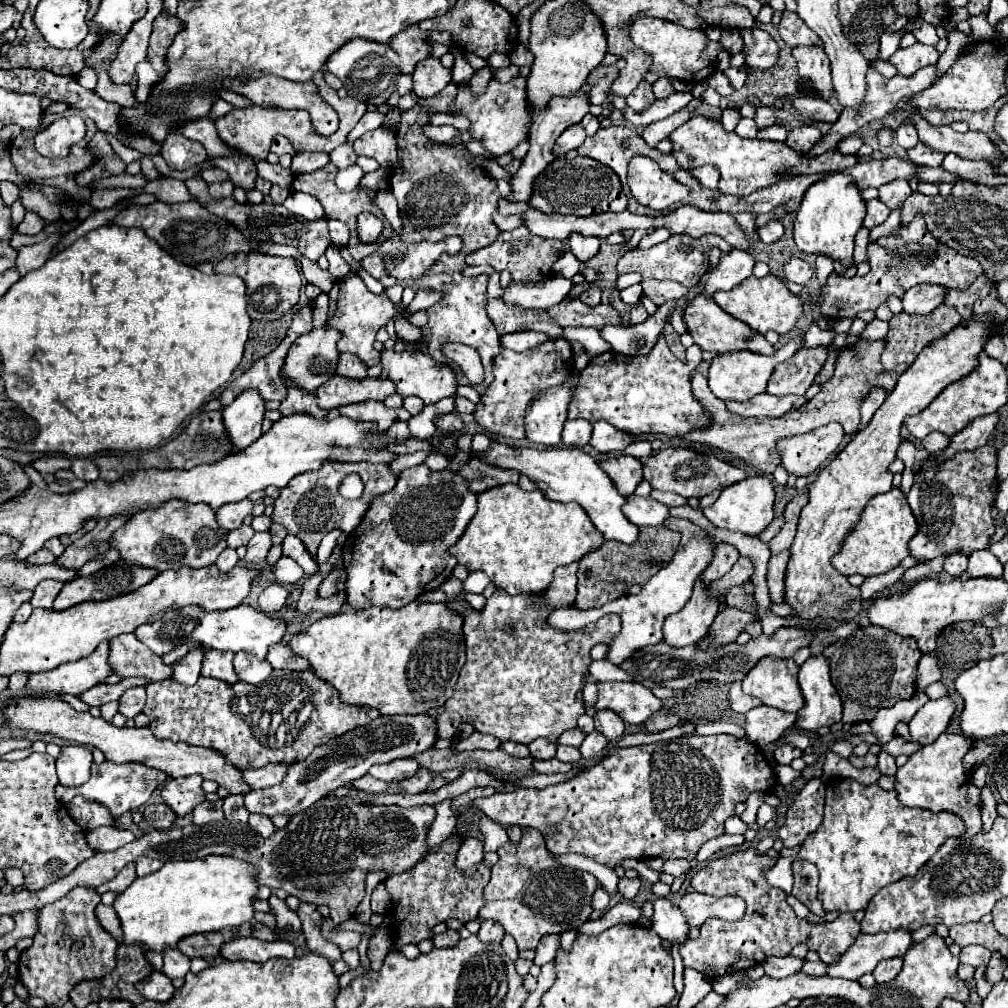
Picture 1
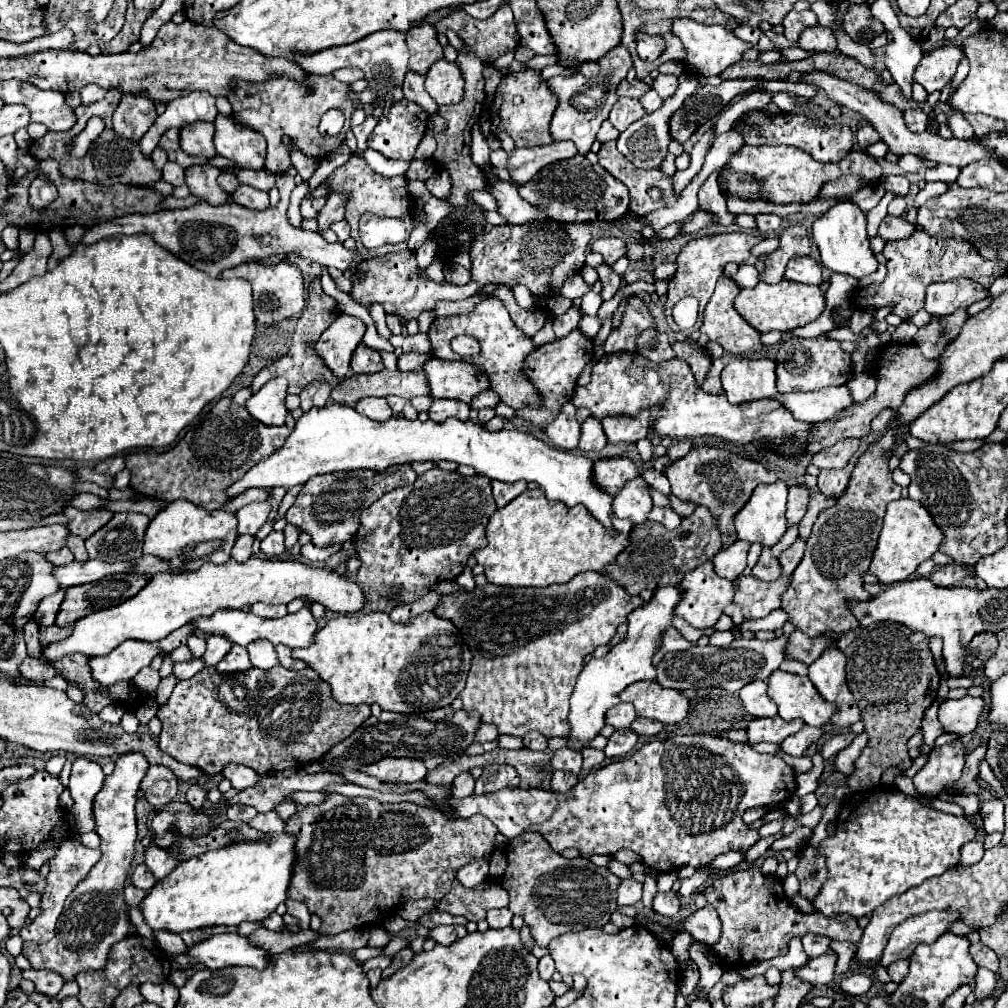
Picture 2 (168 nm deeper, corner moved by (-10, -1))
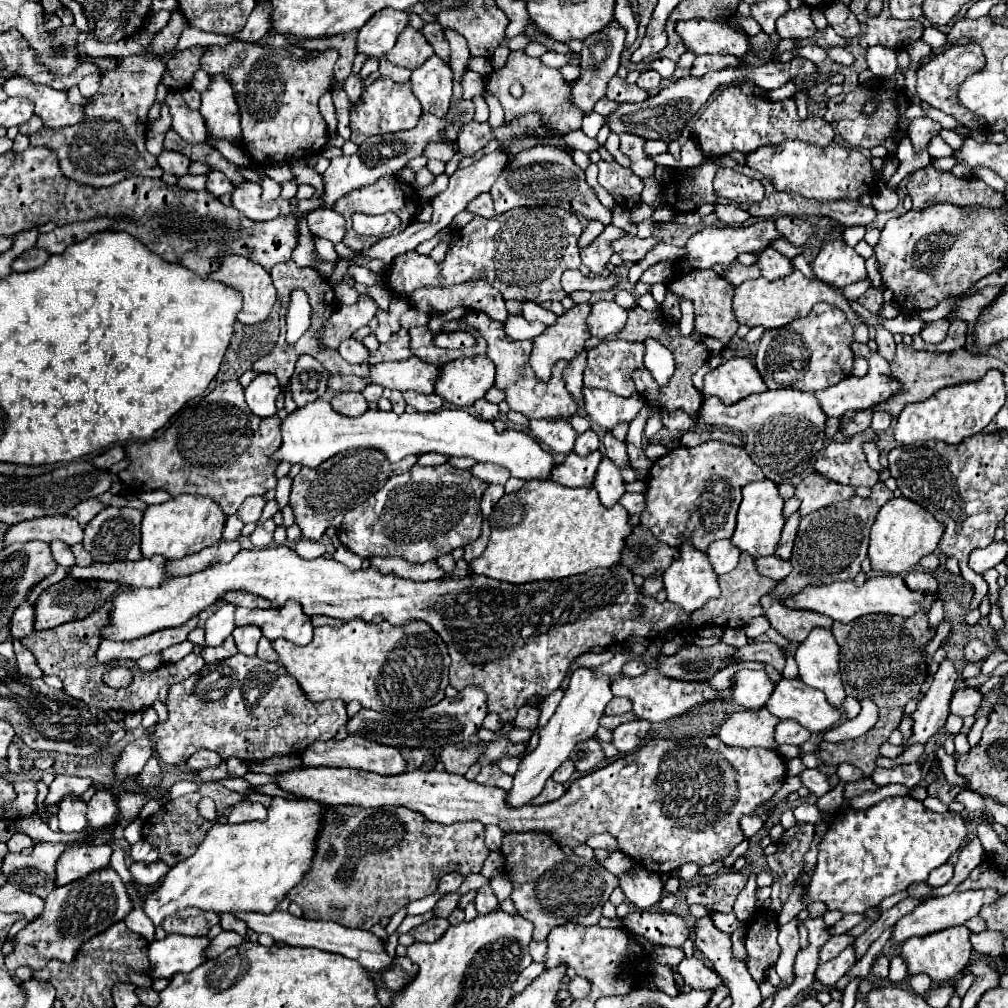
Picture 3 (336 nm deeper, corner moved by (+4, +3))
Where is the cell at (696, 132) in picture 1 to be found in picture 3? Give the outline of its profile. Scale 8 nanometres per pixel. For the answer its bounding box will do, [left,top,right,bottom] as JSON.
[745,141,875,201]

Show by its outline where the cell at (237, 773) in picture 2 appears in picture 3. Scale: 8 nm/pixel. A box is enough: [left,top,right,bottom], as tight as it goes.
[187,749,221,771]

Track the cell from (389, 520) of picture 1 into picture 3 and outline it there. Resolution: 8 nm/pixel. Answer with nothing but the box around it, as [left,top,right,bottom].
[337,463,487,563]

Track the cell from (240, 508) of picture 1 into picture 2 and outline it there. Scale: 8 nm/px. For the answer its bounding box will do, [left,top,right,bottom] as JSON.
[235,503,271,535]

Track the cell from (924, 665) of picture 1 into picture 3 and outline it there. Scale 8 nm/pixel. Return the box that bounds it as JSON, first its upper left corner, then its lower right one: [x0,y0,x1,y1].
[929,601,943,629]

